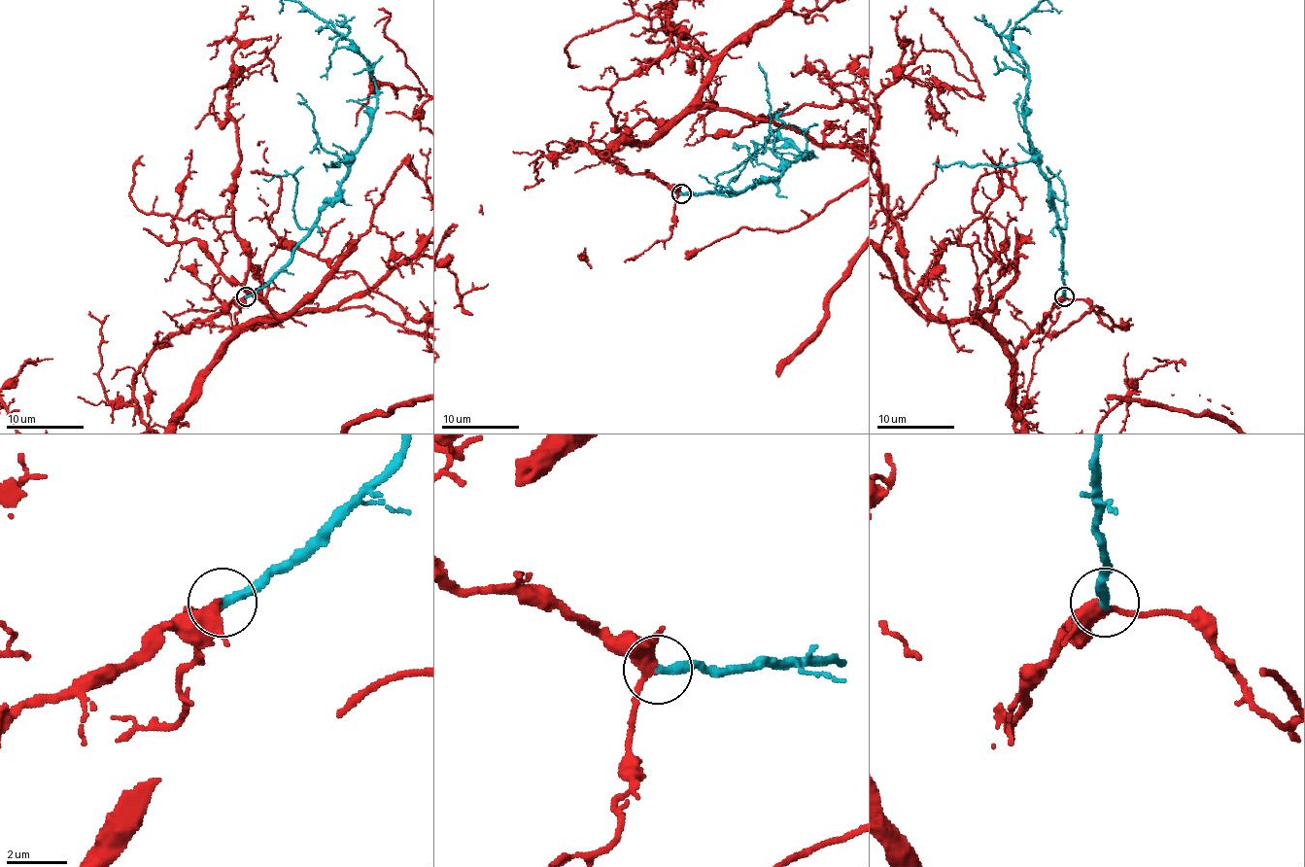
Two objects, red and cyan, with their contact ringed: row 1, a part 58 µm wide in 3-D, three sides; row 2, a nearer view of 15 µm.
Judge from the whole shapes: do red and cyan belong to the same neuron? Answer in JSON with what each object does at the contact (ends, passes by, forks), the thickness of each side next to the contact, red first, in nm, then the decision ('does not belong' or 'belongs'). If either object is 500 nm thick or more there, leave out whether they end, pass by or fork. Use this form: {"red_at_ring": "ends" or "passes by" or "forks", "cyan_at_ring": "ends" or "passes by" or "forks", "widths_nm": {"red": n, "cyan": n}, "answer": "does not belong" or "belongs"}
{"red_at_ring": "passes by", "cyan_at_ring": "ends", "widths_nm": {"red": 320, "cyan": 320}, "answer": "belongs"}

